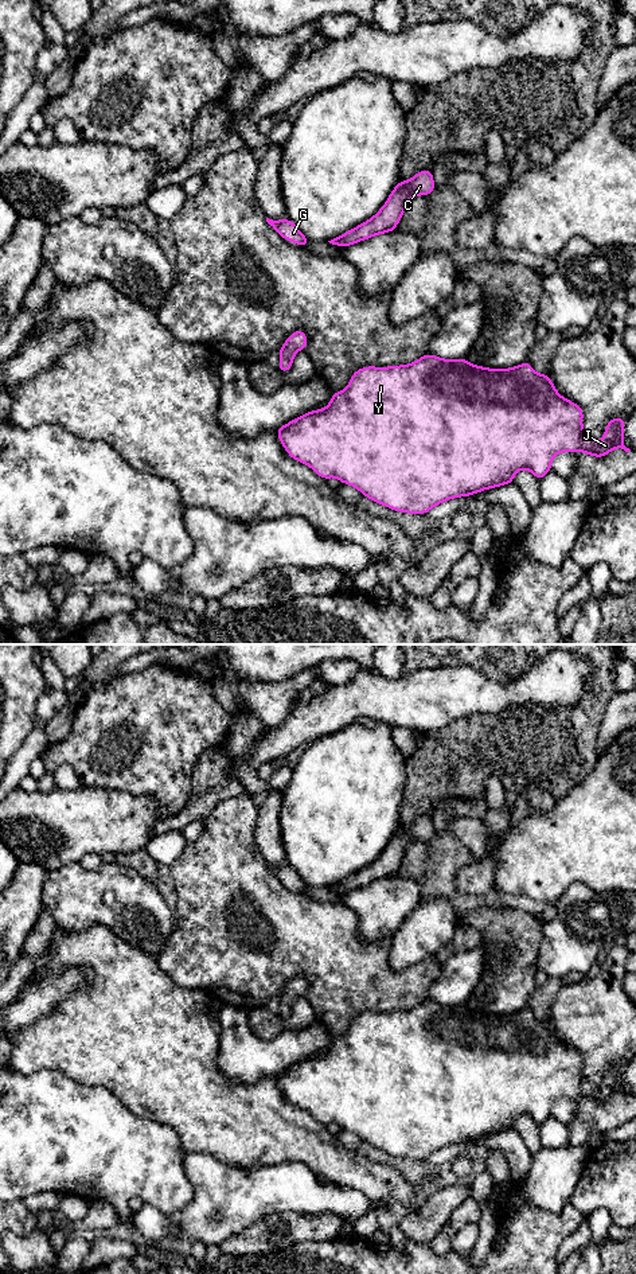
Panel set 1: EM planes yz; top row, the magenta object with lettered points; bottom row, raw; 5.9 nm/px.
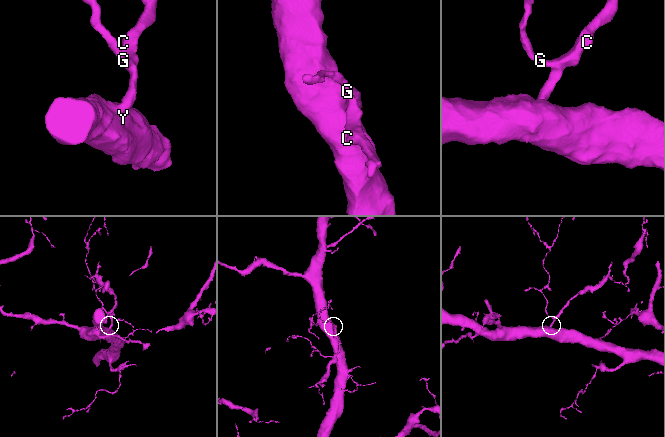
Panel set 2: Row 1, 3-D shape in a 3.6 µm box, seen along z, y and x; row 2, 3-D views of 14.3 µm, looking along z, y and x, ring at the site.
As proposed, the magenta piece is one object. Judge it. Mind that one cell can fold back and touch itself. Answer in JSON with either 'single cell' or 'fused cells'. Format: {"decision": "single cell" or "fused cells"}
{"decision": "single cell"}

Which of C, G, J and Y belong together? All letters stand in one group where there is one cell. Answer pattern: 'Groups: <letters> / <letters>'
Groups: C G J Y

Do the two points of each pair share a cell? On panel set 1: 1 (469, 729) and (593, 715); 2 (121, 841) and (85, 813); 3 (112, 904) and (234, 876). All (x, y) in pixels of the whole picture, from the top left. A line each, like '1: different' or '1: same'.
1: same
2: same
3: different

